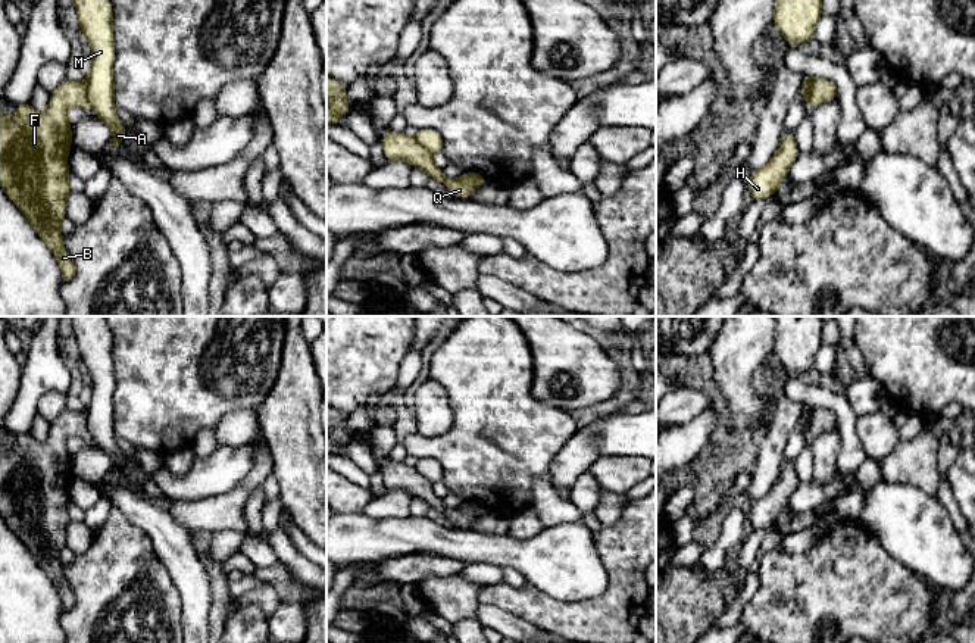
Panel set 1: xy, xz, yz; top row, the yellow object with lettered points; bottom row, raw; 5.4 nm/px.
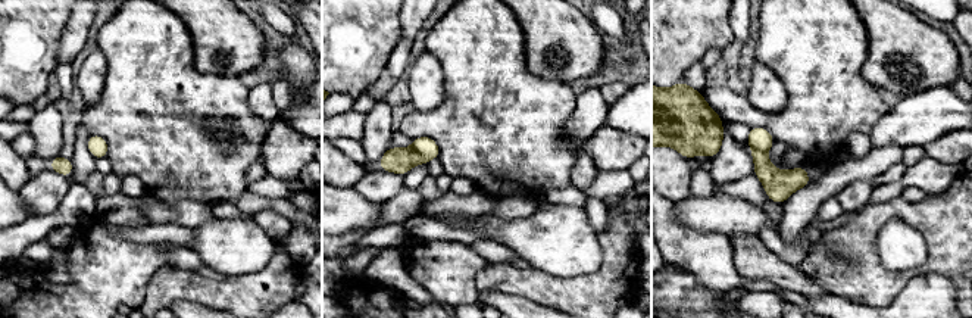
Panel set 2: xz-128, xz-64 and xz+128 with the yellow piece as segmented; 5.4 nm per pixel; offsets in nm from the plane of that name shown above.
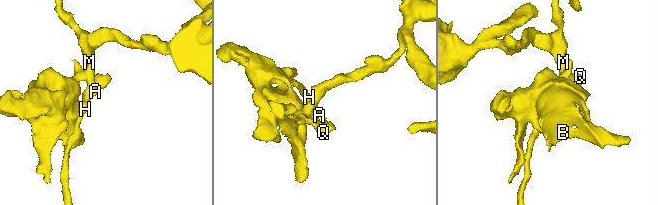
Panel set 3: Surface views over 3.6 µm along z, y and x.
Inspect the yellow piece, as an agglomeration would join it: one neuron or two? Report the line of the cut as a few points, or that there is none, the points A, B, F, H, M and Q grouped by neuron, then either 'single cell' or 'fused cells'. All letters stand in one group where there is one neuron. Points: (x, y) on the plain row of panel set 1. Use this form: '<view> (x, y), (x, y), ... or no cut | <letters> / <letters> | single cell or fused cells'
yz (813, 408), (806, 430) | A H M / B F Q | fused cells

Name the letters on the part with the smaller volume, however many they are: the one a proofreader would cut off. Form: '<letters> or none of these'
B, F, Q

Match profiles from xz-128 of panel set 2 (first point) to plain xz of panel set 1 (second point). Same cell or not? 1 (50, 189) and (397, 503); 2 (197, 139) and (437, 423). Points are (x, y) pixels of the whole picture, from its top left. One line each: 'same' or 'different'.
1: same
2: different

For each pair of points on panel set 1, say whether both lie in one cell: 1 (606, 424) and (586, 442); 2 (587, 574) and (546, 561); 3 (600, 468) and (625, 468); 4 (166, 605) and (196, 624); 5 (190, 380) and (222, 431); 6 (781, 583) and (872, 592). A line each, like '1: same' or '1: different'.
1: different
2: same
3: same
4: different
5: different
6: same

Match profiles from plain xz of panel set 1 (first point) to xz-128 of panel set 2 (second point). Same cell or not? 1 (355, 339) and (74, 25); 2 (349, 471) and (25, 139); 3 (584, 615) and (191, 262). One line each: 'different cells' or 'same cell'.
1: different cells
2: same cell
3: different cells

